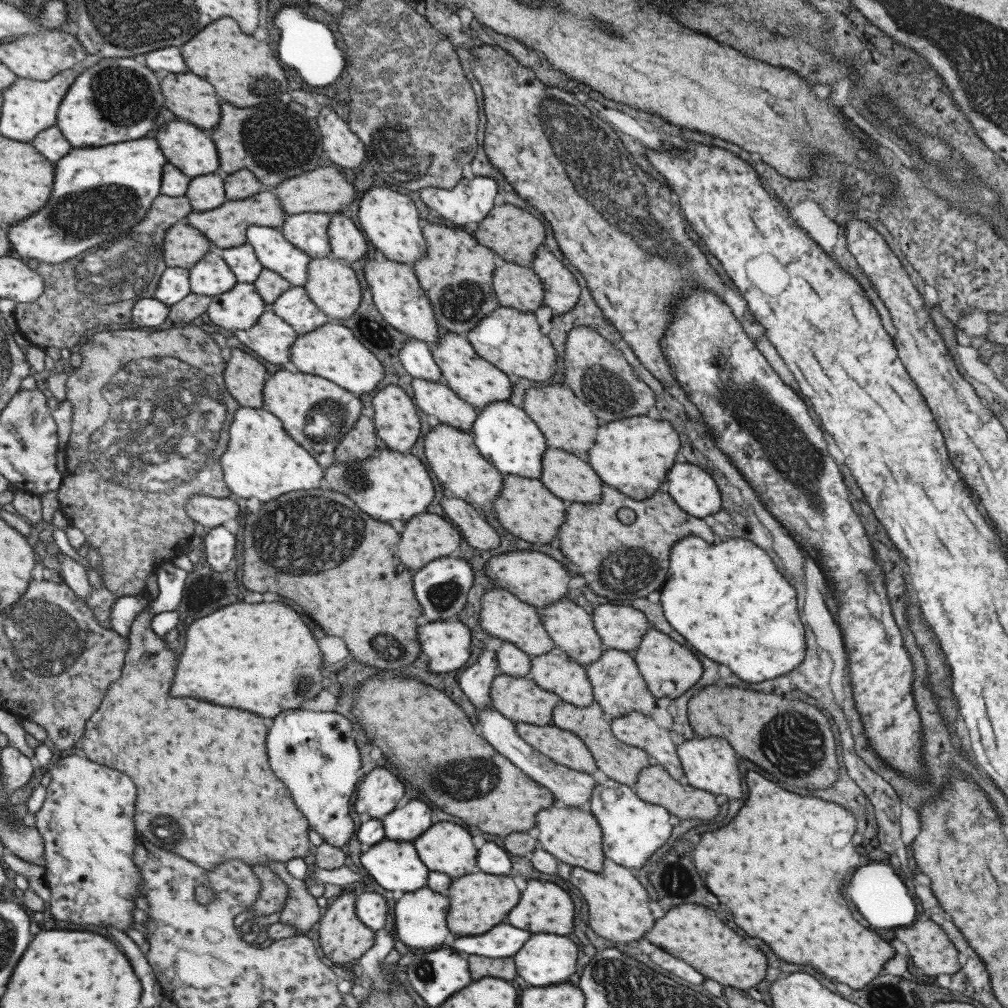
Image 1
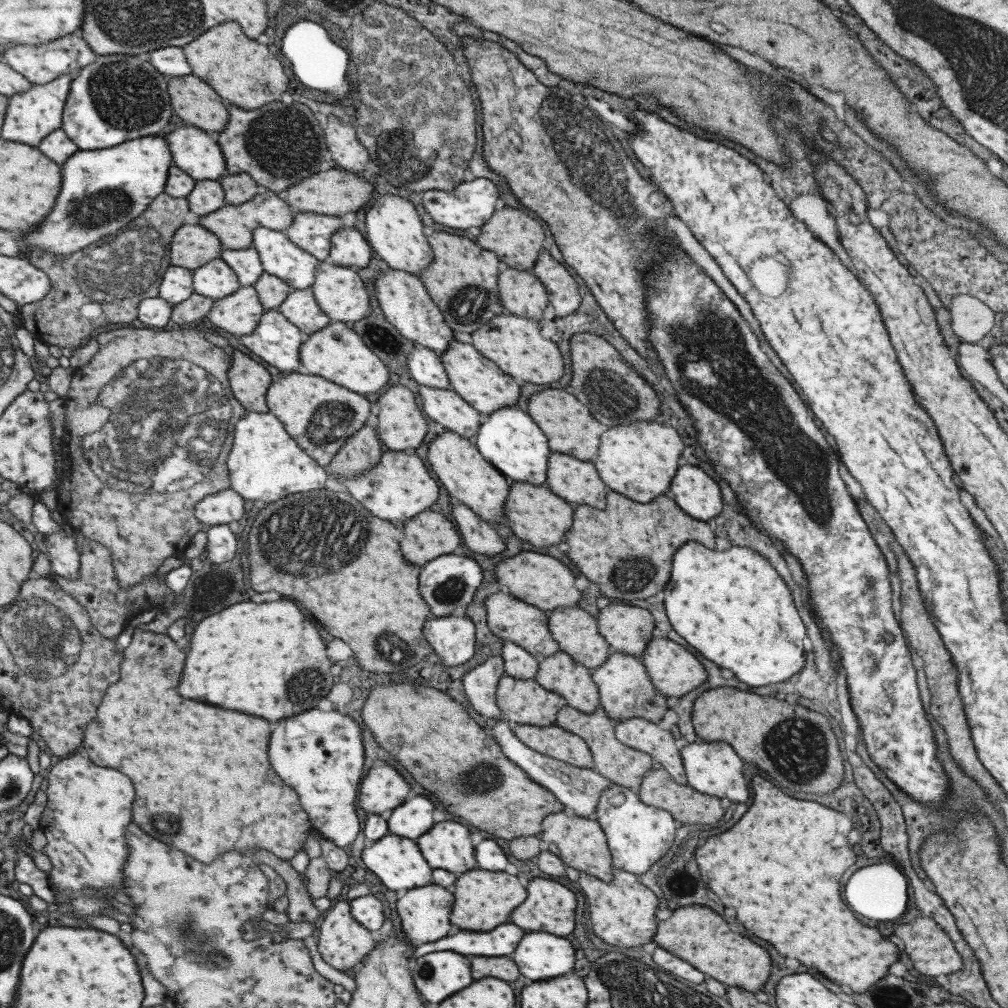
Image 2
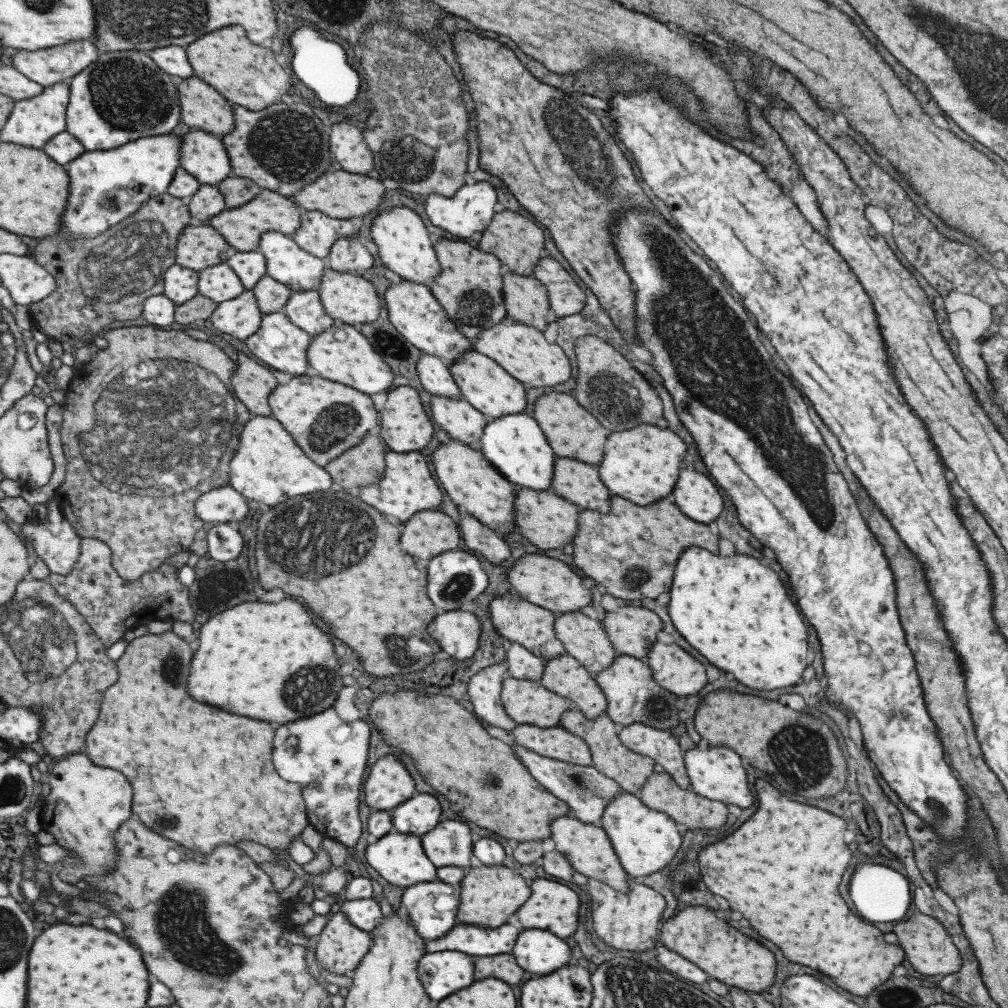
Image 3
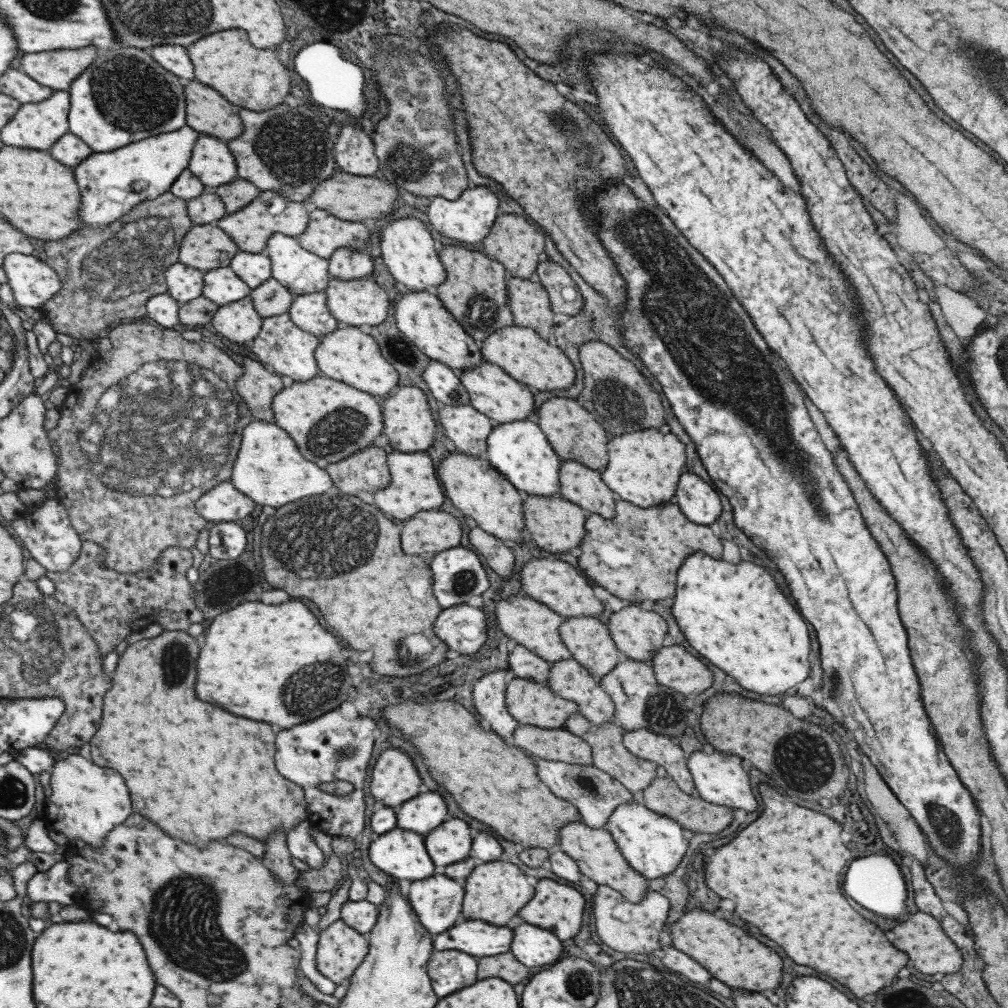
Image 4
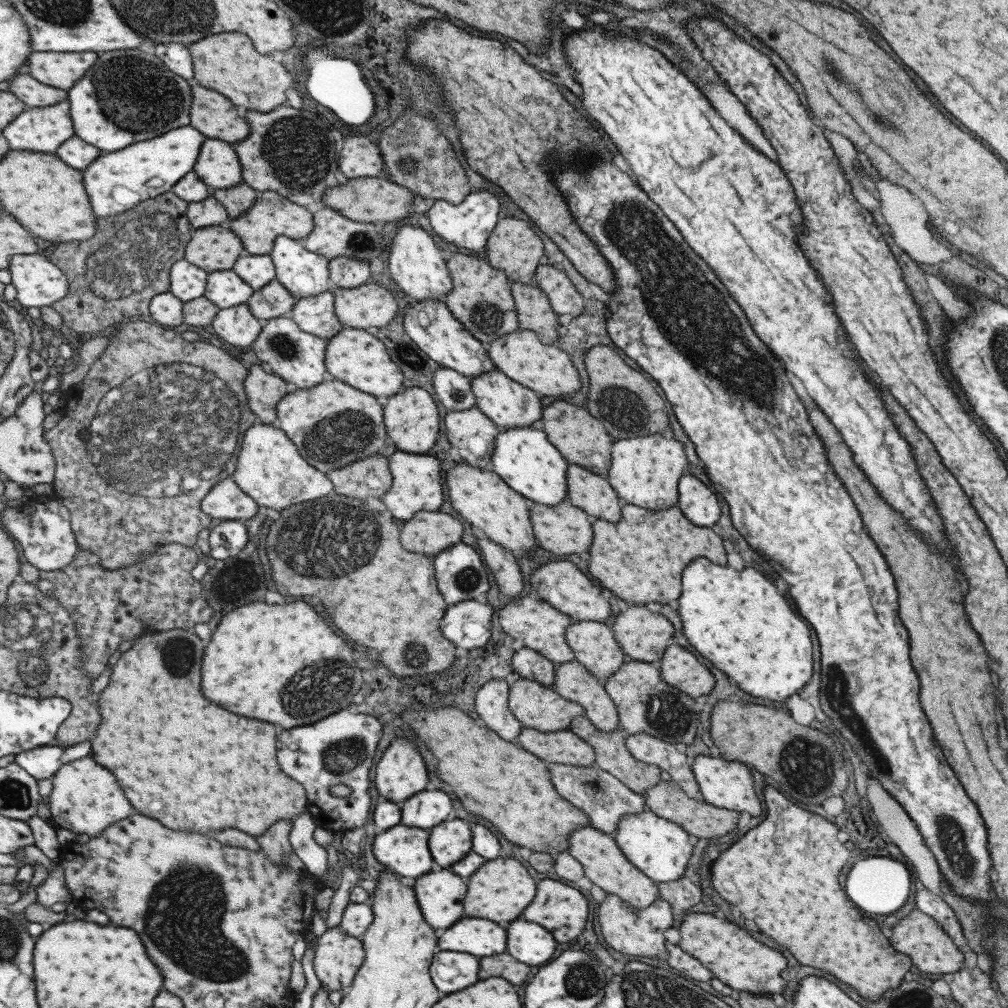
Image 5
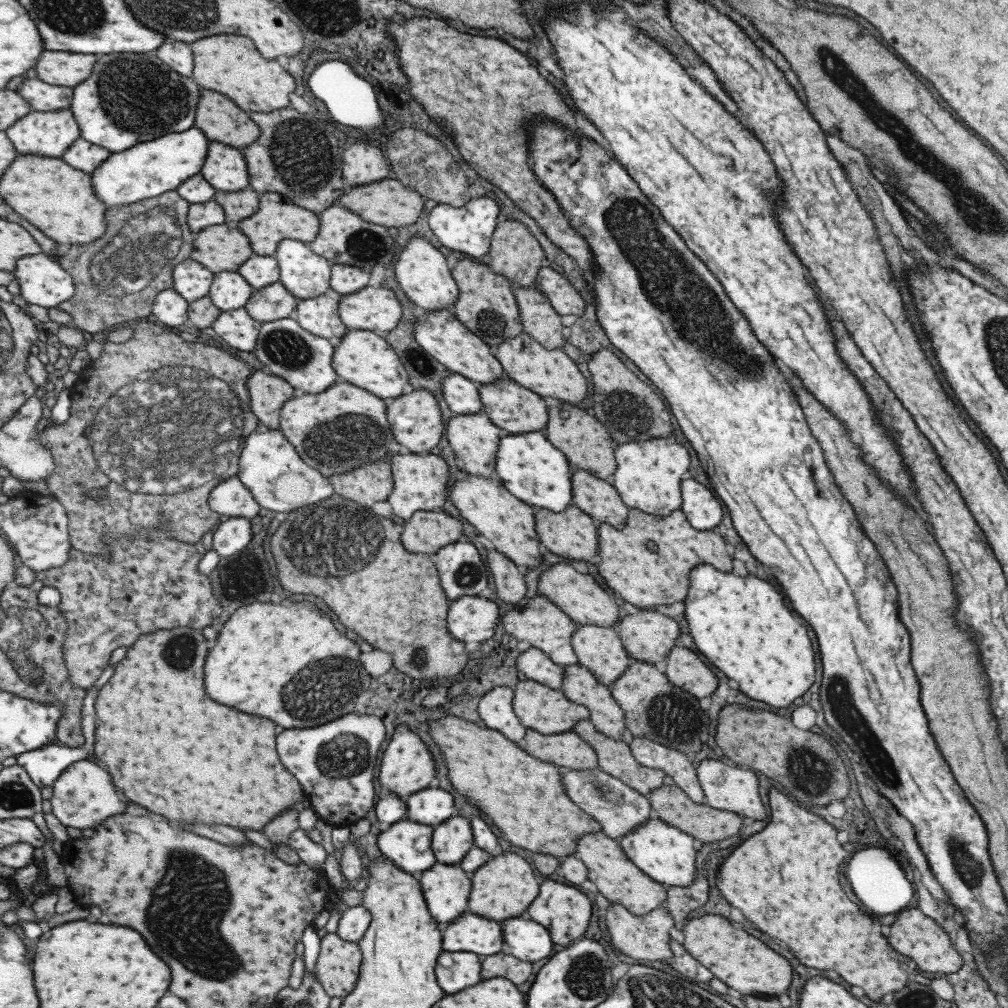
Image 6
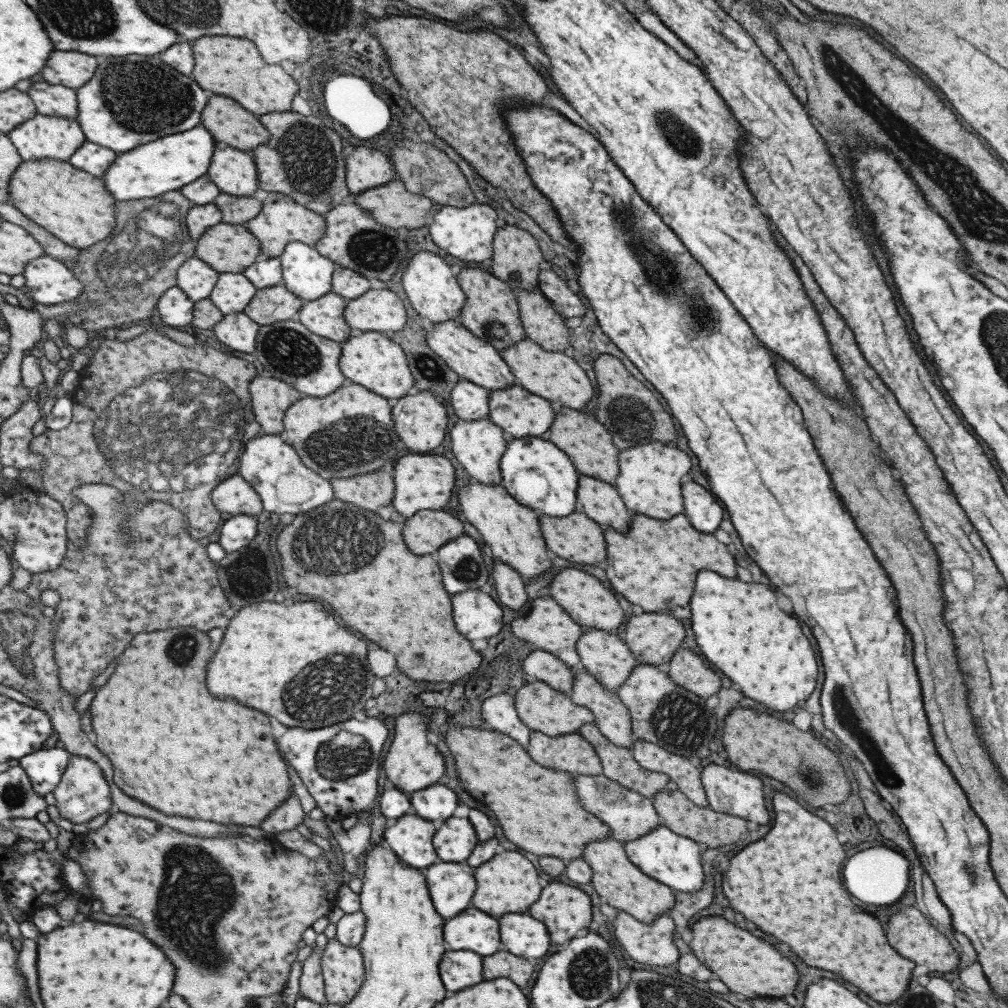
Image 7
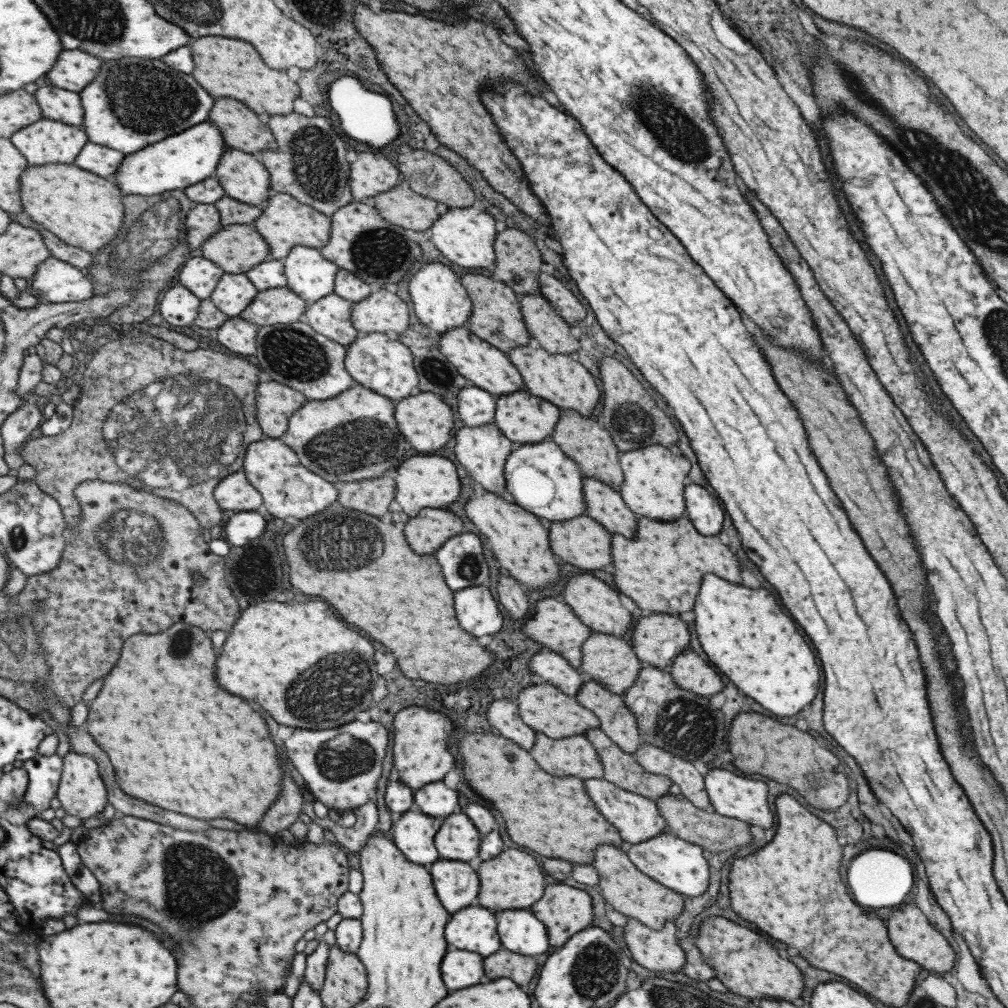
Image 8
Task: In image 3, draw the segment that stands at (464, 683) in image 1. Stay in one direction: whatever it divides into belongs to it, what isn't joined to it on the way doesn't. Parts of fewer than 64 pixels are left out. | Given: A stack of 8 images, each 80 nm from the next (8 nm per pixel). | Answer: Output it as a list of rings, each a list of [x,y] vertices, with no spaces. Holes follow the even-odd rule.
[[[505,663],[487,666],[471,676],[466,693],[472,704],[472,712],[480,720],[510,733],[516,722],[503,710],[500,699],[501,683],[507,678],[507,673]]]

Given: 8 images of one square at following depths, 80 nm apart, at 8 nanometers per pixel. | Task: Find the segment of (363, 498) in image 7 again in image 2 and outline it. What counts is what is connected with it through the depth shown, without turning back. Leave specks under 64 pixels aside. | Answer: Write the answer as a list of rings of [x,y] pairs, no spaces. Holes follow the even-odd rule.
[[[367,424],[352,434],[328,462],[325,470],[333,476],[357,476],[373,468],[381,458],[381,443]]]

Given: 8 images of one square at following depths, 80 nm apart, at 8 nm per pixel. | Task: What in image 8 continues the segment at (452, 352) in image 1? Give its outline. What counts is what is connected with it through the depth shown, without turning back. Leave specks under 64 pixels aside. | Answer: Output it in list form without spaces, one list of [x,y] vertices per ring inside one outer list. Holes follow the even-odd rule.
[[[518,390],[511,394],[500,394],[495,397],[495,411],[493,424],[501,434],[514,445],[541,442],[549,439],[559,418],[559,410],[554,404],[543,398],[537,398],[526,390]]]

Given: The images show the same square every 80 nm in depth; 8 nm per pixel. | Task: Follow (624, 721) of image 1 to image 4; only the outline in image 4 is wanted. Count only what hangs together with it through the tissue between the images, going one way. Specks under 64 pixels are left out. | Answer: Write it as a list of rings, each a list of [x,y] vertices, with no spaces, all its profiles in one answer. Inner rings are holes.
[[[639,728],[623,732],[622,743],[633,756],[661,766],[685,794],[695,793],[687,770],[687,754],[681,750],[675,739]]]

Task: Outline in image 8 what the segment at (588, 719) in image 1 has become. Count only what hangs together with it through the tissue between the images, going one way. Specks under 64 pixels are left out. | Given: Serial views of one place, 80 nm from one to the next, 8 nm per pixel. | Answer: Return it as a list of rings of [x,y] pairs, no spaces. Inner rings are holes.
[[[587,728],[584,737],[589,739],[598,754],[603,769],[602,778],[607,782],[652,800],[665,795],[672,785],[666,776],[645,772],[633,754],[623,752],[598,728]]]

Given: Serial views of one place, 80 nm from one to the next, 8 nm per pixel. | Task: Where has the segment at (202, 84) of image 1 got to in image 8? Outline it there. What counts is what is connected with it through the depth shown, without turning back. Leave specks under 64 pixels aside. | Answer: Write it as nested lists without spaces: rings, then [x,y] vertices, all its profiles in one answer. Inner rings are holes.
[[[231,98],[215,100],[209,118],[221,130],[221,138],[227,148],[257,155],[263,150],[275,148],[275,140],[267,128],[249,108]]]

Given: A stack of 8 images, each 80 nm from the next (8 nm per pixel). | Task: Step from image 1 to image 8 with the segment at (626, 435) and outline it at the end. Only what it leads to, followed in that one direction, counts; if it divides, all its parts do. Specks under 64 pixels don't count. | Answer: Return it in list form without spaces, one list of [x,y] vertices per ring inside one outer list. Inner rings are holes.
[[[653,444],[643,450],[625,452],[618,459],[623,475],[618,493],[632,513],[654,521],[672,521],[685,516],[683,478],[688,476],[690,469],[687,458],[675,456],[664,446]]]

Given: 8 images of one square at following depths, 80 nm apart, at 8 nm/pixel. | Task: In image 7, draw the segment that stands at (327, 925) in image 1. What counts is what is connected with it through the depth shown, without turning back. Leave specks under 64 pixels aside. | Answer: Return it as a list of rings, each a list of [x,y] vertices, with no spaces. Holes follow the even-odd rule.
[[[329,938],[320,960],[325,1000],[343,1006],[360,989],[364,981],[362,956],[357,947],[343,946]]]

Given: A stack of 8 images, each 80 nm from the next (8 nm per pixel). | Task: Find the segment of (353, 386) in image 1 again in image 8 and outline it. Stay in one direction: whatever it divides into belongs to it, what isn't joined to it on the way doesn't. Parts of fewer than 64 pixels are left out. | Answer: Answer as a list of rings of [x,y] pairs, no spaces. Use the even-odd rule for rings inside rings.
[[[386,333],[359,334],[353,342],[345,346],[345,370],[354,382],[399,402],[401,398],[408,397],[411,390],[418,385],[418,376],[412,363],[411,351],[395,337]]]

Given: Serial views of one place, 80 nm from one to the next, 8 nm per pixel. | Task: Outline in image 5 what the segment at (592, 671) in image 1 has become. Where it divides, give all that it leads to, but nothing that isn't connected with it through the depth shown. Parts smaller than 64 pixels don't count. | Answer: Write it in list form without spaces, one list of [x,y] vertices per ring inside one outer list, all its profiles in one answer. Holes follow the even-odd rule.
[[[626,660],[604,684],[605,692],[615,705],[618,726],[628,735],[645,733],[659,740],[686,747],[697,732],[697,708],[693,698],[661,680],[659,671],[650,663]]]

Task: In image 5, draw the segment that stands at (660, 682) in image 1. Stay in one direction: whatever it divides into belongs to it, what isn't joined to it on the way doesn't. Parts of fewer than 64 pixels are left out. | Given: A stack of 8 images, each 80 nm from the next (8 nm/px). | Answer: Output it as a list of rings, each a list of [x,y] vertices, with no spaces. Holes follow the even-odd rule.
[[[669,645],[660,661],[661,669],[658,671],[663,682],[692,698],[711,692],[713,676],[703,664],[697,662],[693,654],[689,654],[681,646]]]

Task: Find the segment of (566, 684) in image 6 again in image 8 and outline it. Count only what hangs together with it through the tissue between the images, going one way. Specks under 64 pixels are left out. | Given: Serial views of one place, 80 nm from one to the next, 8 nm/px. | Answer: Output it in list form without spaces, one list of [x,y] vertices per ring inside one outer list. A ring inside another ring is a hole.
[[[591,678],[582,683],[574,697],[598,718],[598,729],[623,752],[633,754],[643,742],[637,732],[636,720],[621,695],[605,690]]]

